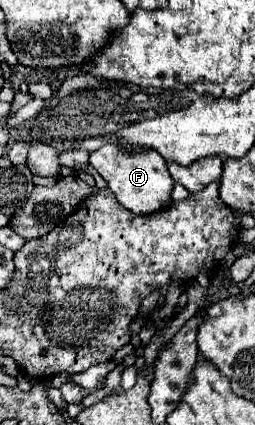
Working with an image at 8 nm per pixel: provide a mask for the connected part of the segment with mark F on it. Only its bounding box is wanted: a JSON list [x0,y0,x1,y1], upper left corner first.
[89,143,173,215]

